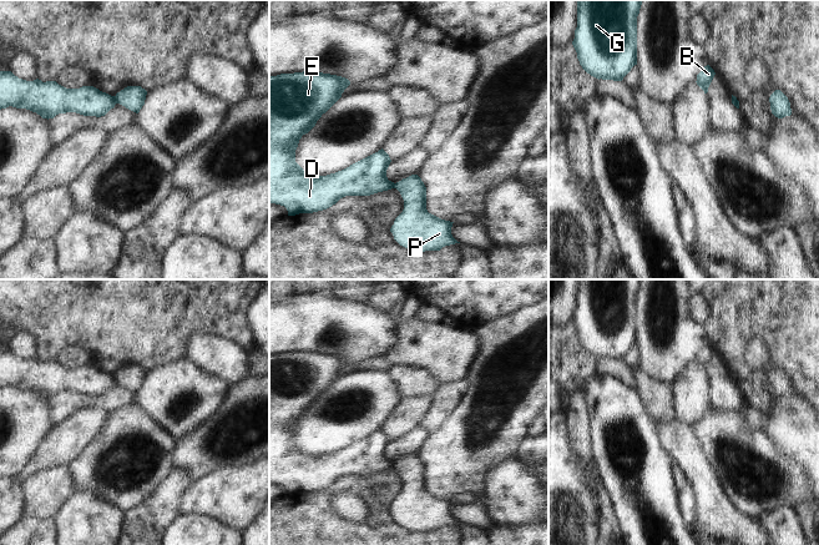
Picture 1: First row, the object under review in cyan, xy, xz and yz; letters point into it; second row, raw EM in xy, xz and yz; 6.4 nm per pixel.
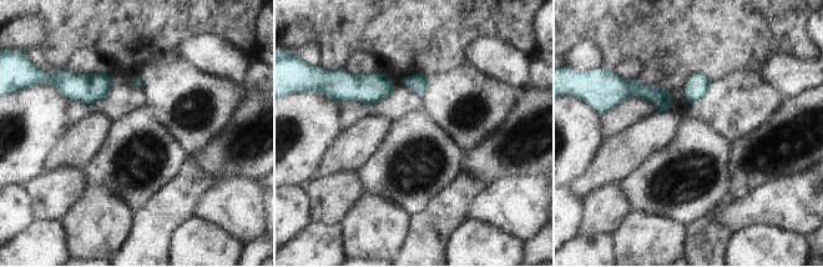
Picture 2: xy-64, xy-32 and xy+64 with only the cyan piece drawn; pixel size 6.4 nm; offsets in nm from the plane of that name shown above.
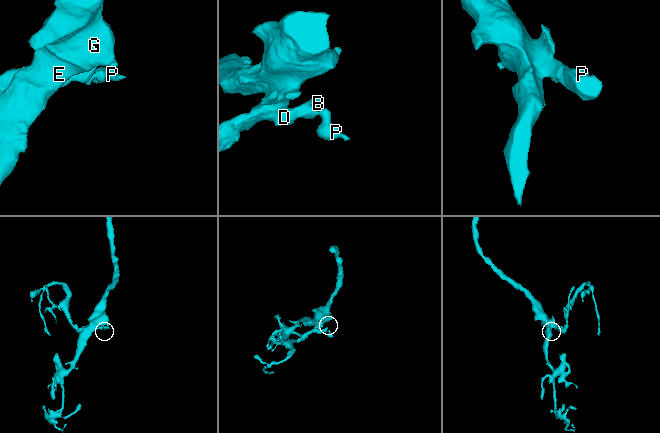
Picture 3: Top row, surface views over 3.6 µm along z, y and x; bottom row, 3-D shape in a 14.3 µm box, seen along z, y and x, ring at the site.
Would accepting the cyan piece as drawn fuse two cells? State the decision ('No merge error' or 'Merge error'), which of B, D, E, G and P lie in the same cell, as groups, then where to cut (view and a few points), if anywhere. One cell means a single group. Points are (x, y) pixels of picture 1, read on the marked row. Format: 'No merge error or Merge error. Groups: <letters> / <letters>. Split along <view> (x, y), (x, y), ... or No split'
Merge error. Groups: B D E G / P. Split along xy (114, 96), (117, 102).

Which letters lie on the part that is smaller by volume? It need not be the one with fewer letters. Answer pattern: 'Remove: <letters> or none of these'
Remove: P.

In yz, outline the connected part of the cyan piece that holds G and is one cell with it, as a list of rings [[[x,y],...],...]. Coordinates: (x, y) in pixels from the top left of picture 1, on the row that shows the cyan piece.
[[[577,0],[572,45],[582,69],[596,79],[622,81],[637,65],[637,16],[642,0]]]

